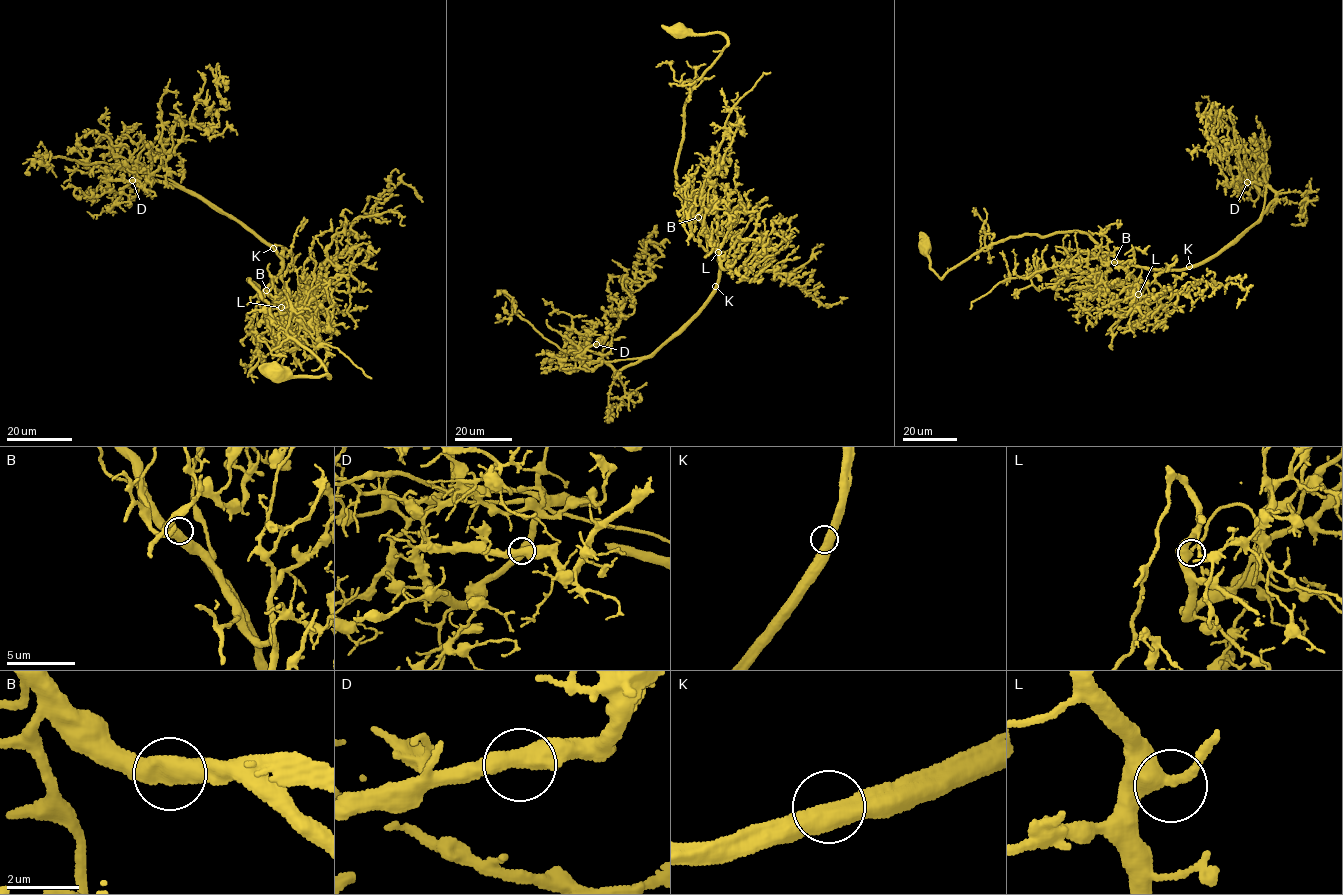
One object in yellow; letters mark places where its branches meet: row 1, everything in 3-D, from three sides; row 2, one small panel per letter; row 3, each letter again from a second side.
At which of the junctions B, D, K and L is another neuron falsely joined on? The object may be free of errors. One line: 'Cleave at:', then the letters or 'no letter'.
Cleave at: K

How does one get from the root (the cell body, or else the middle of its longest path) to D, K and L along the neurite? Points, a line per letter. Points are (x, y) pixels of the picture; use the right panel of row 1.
D: (923, 245), (941, 278), (1009, 238), (1073, 231), (1117, 263), (1192, 267), (1257, 222), (1266, 186), (1247, 182)
K: (923, 245), (930, 269), (941, 278), (1009, 238), (1073, 231), (1084, 231), (1117, 263), (1156, 270), (1189, 266)
L: (923, 245), (930, 269), (941, 278), (1009, 238), (1084, 231), (1134, 277), (1132, 288), (1138, 294)

